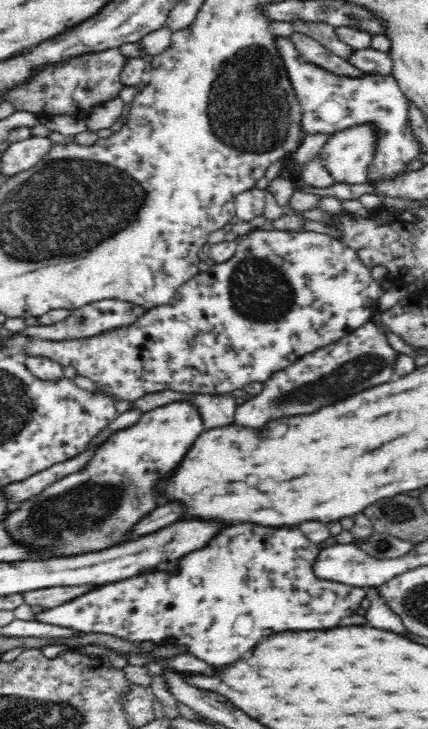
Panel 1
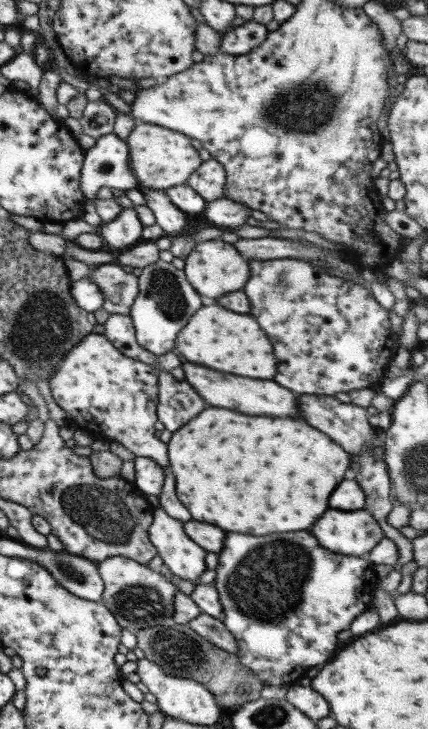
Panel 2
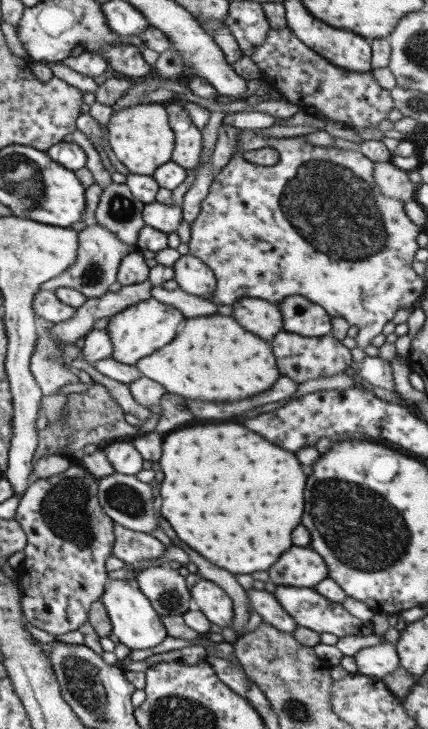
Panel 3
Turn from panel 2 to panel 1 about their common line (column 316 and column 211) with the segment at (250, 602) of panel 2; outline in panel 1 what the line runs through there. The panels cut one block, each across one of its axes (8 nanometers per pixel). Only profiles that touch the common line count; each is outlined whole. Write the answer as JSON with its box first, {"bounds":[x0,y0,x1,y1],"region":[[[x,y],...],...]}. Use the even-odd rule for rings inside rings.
{"bounds":[32,524,367,666],"region":[[[240,524],[240,526],[228,526],[222,534],[218,534],[210,546],[206,546],[204,550],[198,550],[198,552],[192,552],[187,554],[180,560],[180,566],[171,573],[166,572],[152,572],[146,575],[139,575],[138,577],[132,577],[122,579],[115,583],[108,583],[102,585],[97,589],[91,590],[88,594],[74,598],[70,602],[62,603],[60,606],[55,606],[51,609],[44,609],[39,613],[32,616],[32,620],[44,624],[52,624],[56,626],[62,626],[66,628],[73,628],[84,633],[98,633],[98,634],[110,634],[117,636],[118,638],[125,638],[126,640],[141,643],[144,640],[150,640],[155,642],[158,646],[162,640],[166,638],[175,638],[177,644],[180,646],[186,646],[187,652],[200,658],[200,660],[206,660],[208,664],[216,664],[216,666],[228,666],[232,664],[234,660],[242,658],[248,650],[252,650],[258,642],[266,640],[268,636],[276,634],[276,632],[286,632],[286,630],[324,630],[324,628],[334,628],[342,618],[348,618],[352,616],[358,608],[360,608],[360,602],[367,596],[366,588],[358,588],[354,586],[348,586],[342,583],[334,581],[322,580],[314,575],[313,565],[318,556],[318,545],[310,541],[310,539],[300,530],[298,526],[280,526],[280,528],[270,528],[270,526],[254,526],[254,524]]]}

